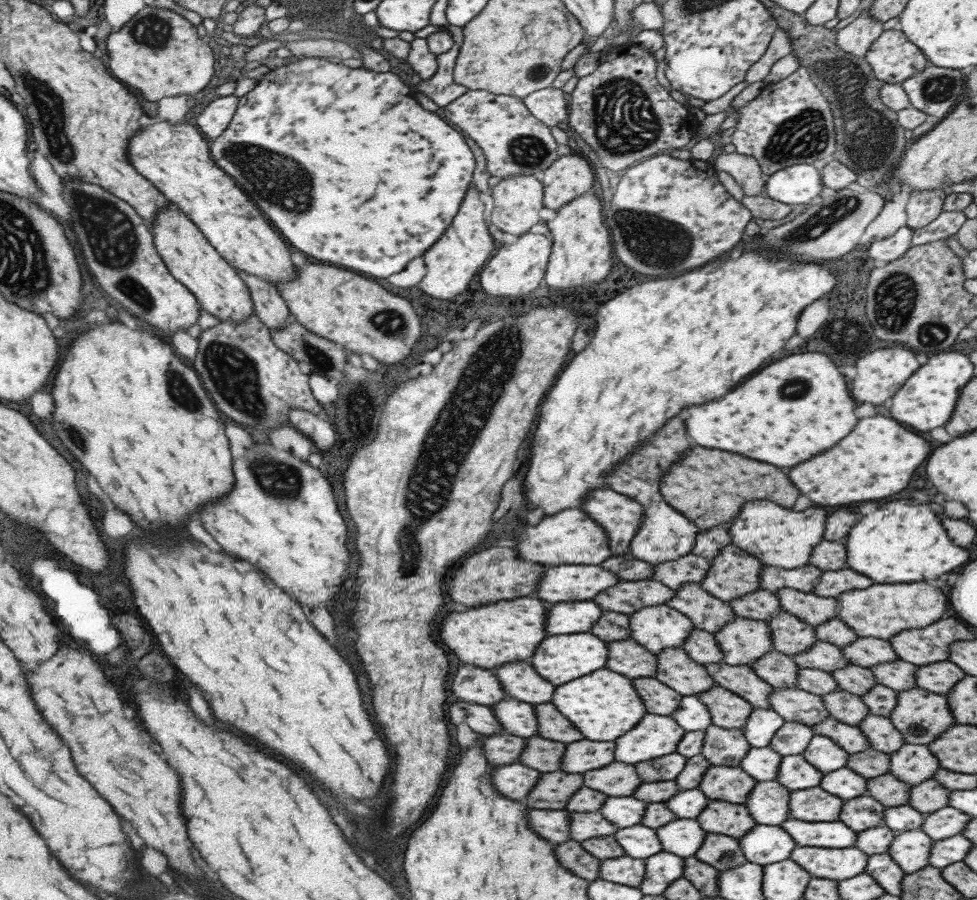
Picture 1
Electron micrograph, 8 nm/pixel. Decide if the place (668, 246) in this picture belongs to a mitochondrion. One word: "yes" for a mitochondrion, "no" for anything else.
yes

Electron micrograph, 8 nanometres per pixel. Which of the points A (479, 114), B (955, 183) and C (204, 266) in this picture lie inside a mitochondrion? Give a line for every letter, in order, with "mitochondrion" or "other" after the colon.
A: other
B: other
C: other

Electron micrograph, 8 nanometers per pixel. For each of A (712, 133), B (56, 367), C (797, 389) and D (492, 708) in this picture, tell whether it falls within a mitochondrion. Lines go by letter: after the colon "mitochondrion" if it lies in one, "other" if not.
A: other
B: other
C: mitochondrion
D: other

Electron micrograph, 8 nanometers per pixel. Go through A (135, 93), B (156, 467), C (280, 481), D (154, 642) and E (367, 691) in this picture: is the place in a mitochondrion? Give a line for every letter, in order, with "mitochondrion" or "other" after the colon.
A: other
B: other
C: mitochondrion
D: other
E: other

